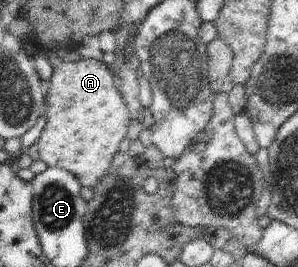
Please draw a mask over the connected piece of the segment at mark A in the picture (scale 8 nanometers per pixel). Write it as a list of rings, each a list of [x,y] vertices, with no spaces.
[[[48,51],[47,54],[53,70],[47,80],[46,124],[36,143],[40,159],[48,167],[68,170],[76,176],[82,187],[87,186],[87,188],[94,189],[101,178],[107,174],[115,153],[119,151],[119,144],[126,138],[131,114],[119,89],[115,86],[114,75],[110,71],[112,67],[95,59],[82,58],[80,61],[63,61],[55,52]]]

